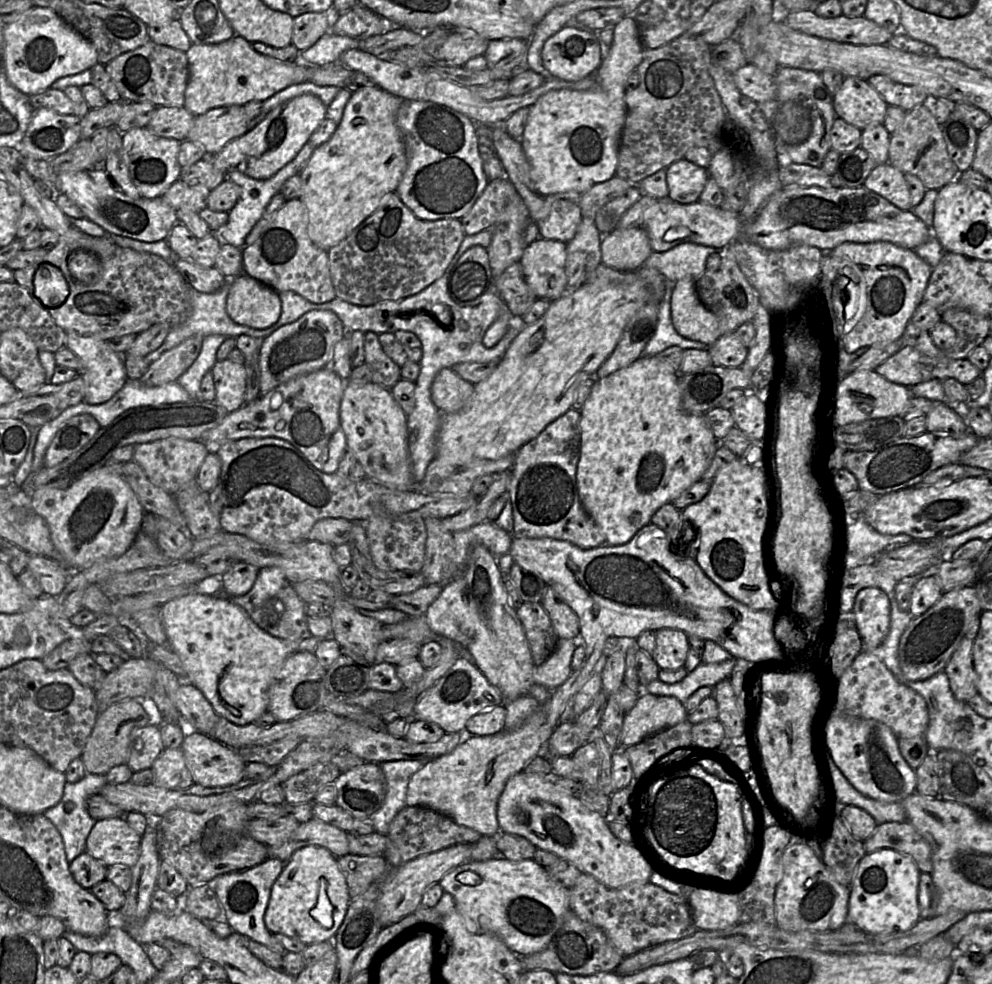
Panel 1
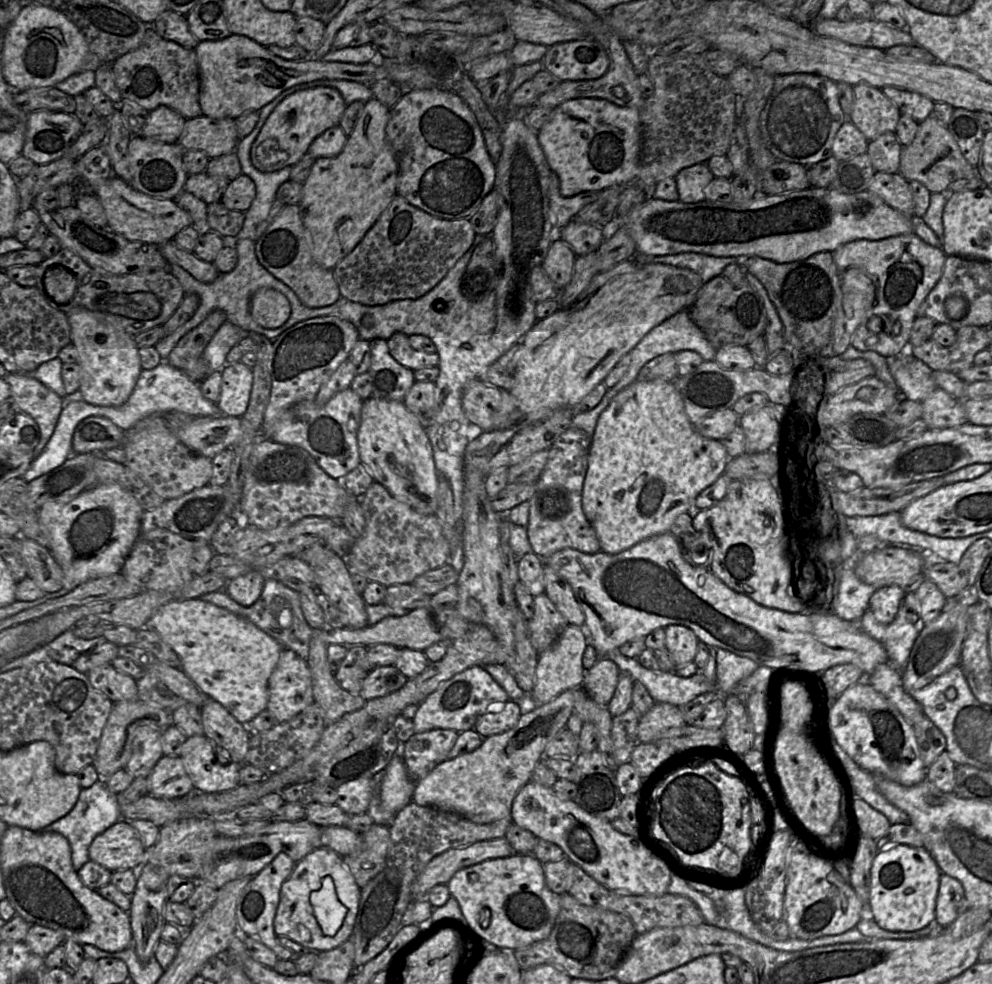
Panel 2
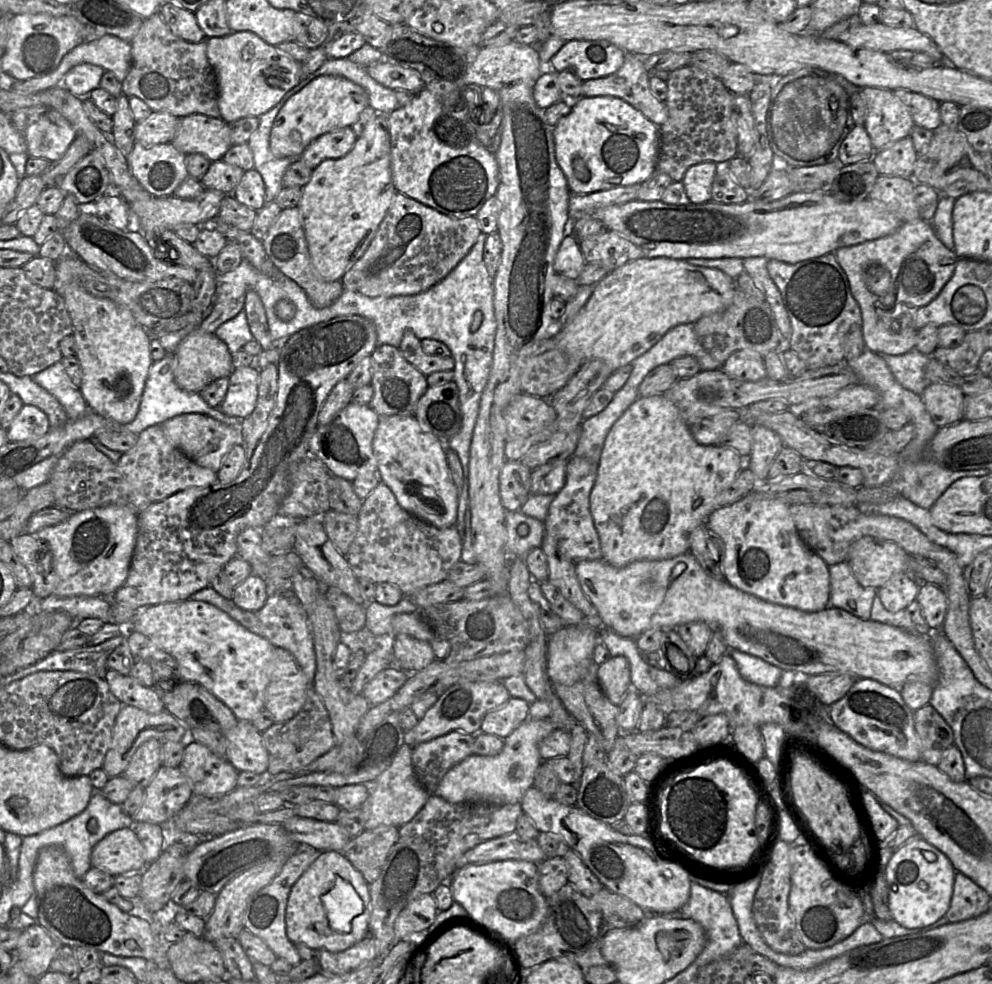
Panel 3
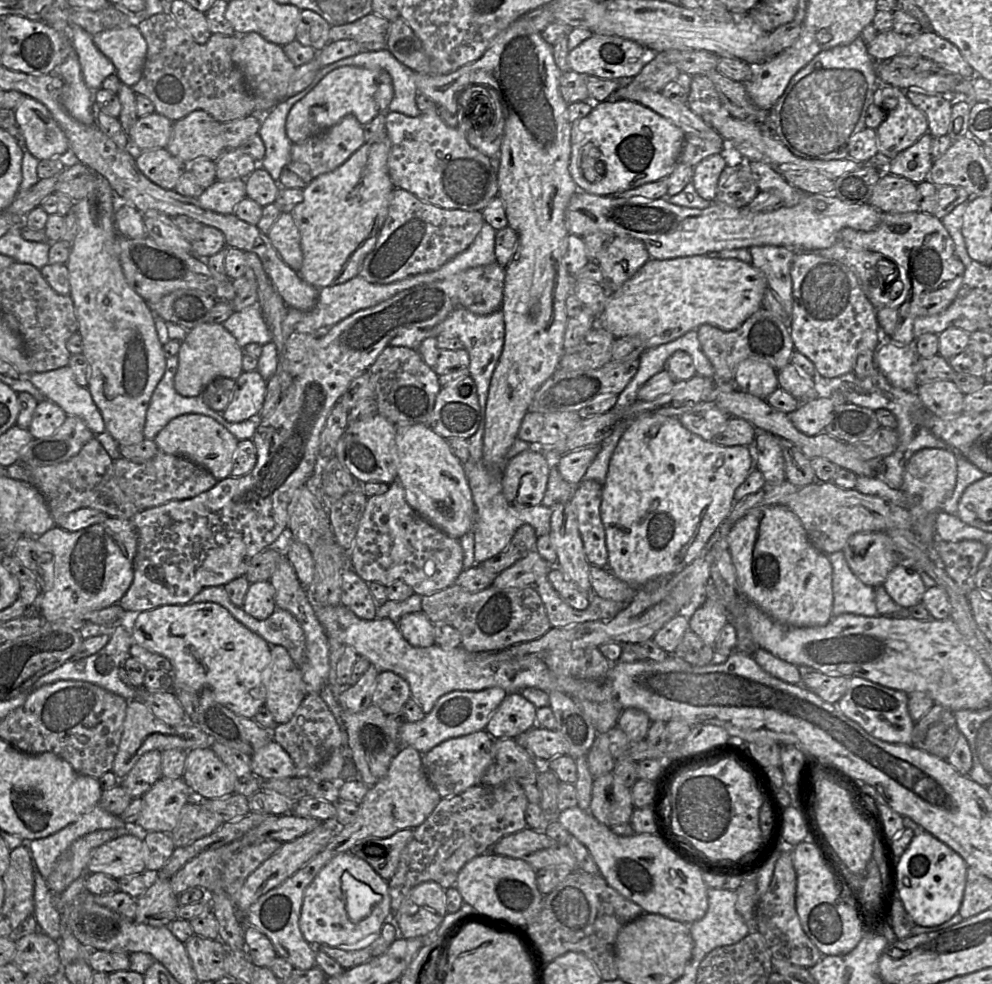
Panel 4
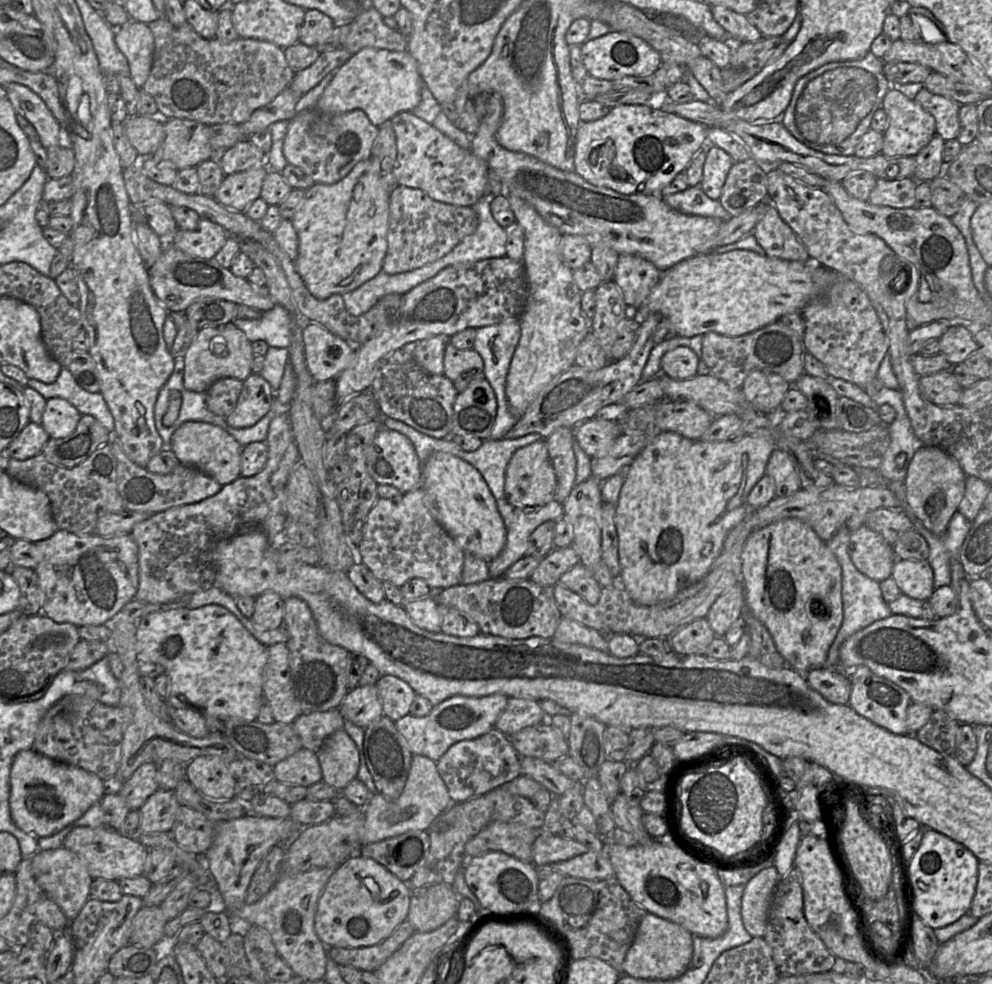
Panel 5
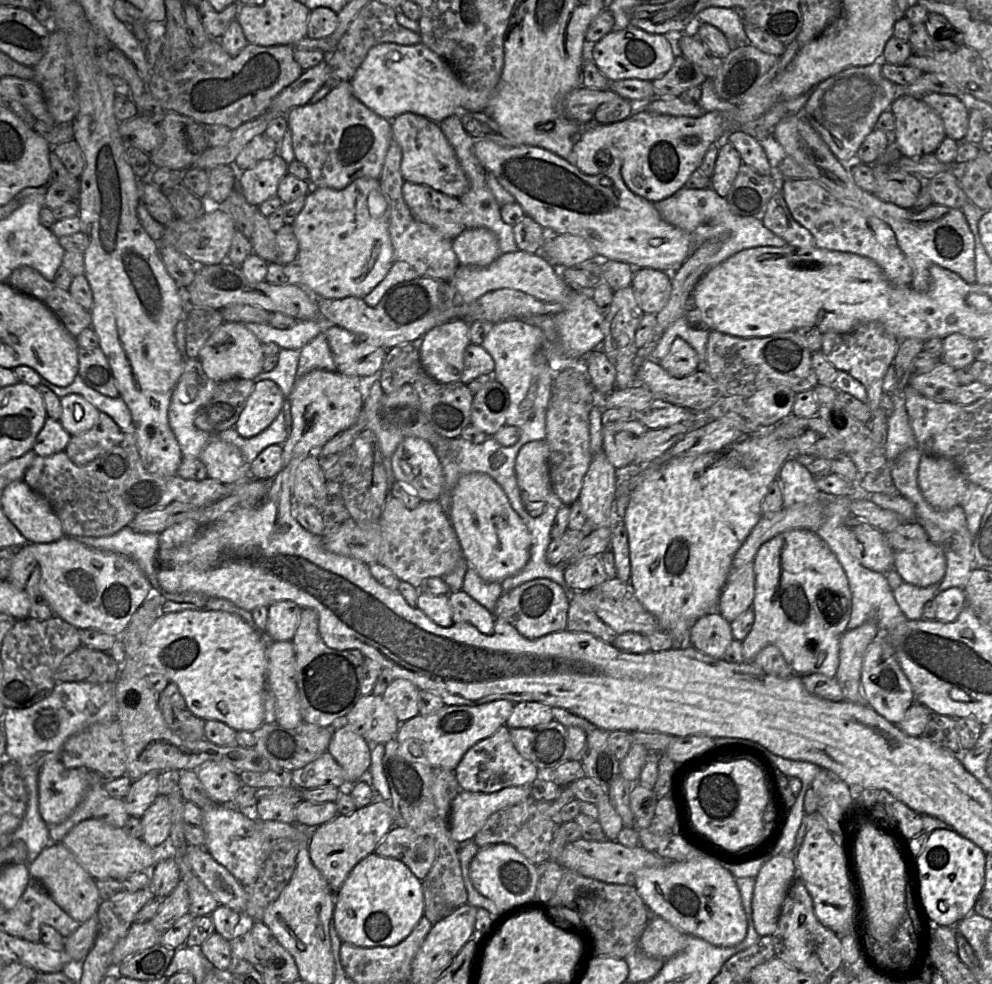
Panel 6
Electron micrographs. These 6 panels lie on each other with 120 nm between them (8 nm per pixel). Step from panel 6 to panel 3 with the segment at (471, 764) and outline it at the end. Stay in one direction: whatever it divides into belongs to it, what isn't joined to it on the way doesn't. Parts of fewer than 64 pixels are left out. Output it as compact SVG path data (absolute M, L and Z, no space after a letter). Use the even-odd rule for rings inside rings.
M454 730L414 746L412 765L422 787L433 794L444 775L473 754L474 741L475 735Z

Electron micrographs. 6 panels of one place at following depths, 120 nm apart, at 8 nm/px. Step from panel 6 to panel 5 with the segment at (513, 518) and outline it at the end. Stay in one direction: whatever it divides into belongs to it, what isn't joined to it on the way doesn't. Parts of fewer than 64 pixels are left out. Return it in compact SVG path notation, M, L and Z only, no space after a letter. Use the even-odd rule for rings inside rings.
M434 452L423 462L420 488L431 515L450 534L464 553L486 562L505 546L507 531L497 504L480 472L466 461L445 452Z

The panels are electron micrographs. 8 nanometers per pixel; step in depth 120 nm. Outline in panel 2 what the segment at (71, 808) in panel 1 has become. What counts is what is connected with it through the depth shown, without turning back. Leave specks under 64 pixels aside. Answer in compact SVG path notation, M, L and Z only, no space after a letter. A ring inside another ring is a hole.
M99 779L91 787L82 789L73 809L41 830L58 832L69 841L72 863L76 872L90 860L89 847L94 838L122 819L117 795L108 789L106 780Z

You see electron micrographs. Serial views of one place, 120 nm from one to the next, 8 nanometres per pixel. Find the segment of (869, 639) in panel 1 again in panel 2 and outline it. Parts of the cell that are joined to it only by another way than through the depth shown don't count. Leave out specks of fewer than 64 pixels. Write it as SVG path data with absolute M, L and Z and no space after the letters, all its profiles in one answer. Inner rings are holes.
M897 585L878 588L869 600L868 609L875 620L882 625L889 625L895 618L906 589Z

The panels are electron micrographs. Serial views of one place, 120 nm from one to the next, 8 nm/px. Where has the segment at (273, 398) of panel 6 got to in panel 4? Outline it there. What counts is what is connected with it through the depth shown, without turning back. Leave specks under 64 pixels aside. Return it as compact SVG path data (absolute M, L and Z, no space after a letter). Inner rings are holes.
M257 370L243 371L235 380L230 403L221 413L231 423L242 422L259 415L266 395L266 381Z

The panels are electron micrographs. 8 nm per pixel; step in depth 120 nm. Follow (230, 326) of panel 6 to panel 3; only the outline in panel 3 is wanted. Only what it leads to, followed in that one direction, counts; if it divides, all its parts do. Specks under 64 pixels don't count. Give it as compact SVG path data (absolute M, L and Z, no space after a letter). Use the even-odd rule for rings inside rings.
M195 328L178 345L174 352L174 380L179 388L190 393L201 393L210 383L218 378L228 378L234 367L232 354L227 345L215 333L207 333Z

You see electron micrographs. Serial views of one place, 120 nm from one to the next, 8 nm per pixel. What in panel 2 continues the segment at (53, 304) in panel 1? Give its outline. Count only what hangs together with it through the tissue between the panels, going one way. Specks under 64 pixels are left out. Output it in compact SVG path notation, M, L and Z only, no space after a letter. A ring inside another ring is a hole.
M61 265L50 266L43 275L42 284L46 297L57 305L68 304L77 289L75 275Z

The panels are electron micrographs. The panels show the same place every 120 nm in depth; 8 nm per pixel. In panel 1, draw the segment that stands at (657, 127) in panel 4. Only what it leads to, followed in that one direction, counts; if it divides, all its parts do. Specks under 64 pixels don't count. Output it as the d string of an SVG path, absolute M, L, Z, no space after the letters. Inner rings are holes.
M626 15L613 27L609 52L595 70L596 89L577 91L551 90L529 107L526 126L520 139L530 164L535 191L551 195L575 191L583 194L595 184L615 176L618 146L625 123L625 81L643 58L637 24Z

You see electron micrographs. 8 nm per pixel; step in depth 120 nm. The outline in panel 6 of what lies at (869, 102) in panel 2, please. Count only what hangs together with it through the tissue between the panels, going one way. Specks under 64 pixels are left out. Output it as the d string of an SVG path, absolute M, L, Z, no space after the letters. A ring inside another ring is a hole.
M900 94L889 110L895 120L891 138L904 157L933 154L946 138L940 116L921 99Z

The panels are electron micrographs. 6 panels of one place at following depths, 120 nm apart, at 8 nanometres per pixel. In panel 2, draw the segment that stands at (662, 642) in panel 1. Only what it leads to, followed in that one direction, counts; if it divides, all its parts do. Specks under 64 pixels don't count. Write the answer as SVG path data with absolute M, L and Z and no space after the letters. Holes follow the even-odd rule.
M669 625L664 630L666 646L675 664L678 666L693 662L700 642L696 634L681 625Z

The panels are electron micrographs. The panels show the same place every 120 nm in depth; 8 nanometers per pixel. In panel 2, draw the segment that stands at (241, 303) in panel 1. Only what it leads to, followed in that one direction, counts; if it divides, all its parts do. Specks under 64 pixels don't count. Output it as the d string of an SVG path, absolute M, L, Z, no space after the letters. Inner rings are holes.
M261 288L251 297L249 311L258 325L267 329L276 329L290 317L291 306L288 299L279 291Z

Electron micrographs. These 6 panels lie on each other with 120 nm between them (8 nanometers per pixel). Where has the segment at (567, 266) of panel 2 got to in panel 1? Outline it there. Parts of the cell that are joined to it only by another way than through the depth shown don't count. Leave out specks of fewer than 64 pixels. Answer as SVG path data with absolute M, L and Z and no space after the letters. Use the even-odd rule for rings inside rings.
M536 239L527 245L519 263L524 278L537 299L554 301L566 292L566 244Z

